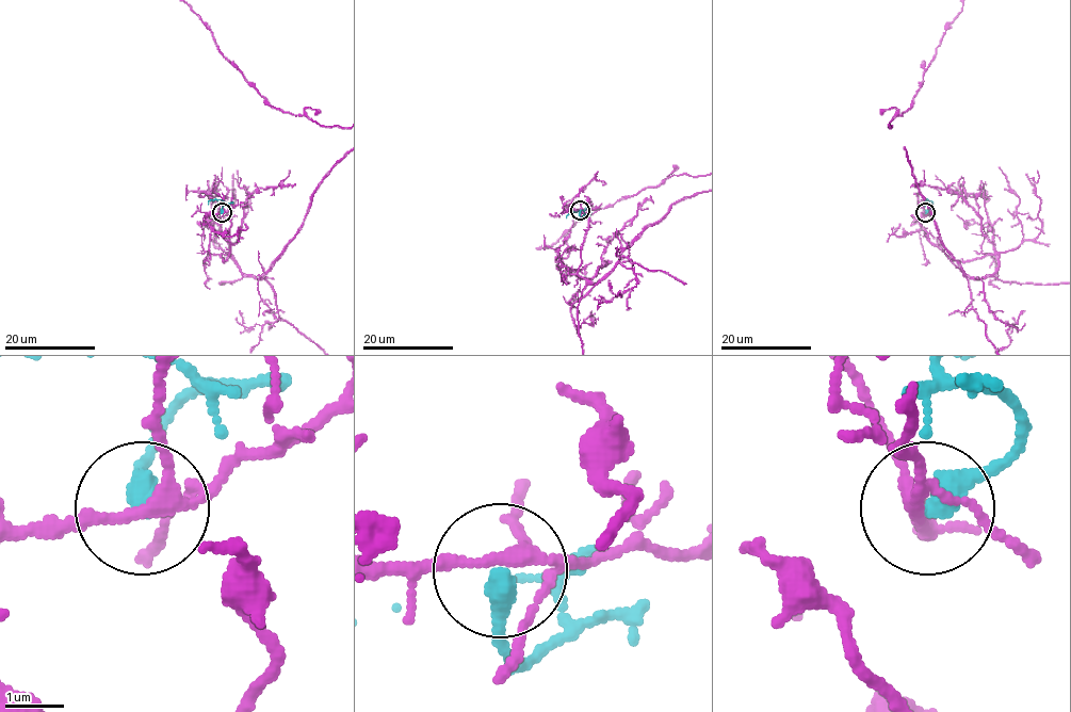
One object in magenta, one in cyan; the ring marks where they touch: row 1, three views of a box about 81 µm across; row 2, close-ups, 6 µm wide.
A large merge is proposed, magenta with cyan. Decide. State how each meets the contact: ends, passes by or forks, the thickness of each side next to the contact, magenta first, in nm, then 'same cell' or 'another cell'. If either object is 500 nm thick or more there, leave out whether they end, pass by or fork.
magenta forks there; cyan ends there; 200 nm thick on the magenta side, 440 nm on the other; another cell

